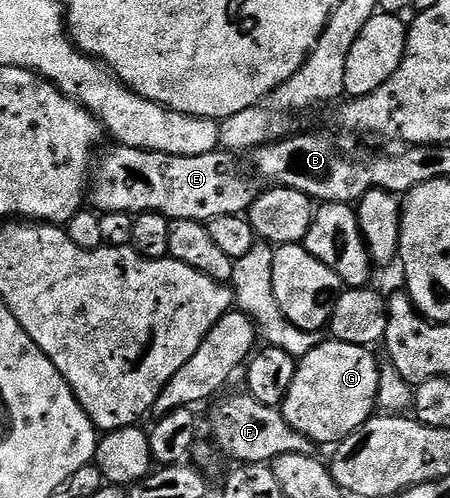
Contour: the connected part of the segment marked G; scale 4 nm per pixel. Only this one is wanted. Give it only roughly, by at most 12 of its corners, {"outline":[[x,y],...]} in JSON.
{"outline":[[321,340],[282,407],[313,444],[339,444],[377,409],[367,346]]}

